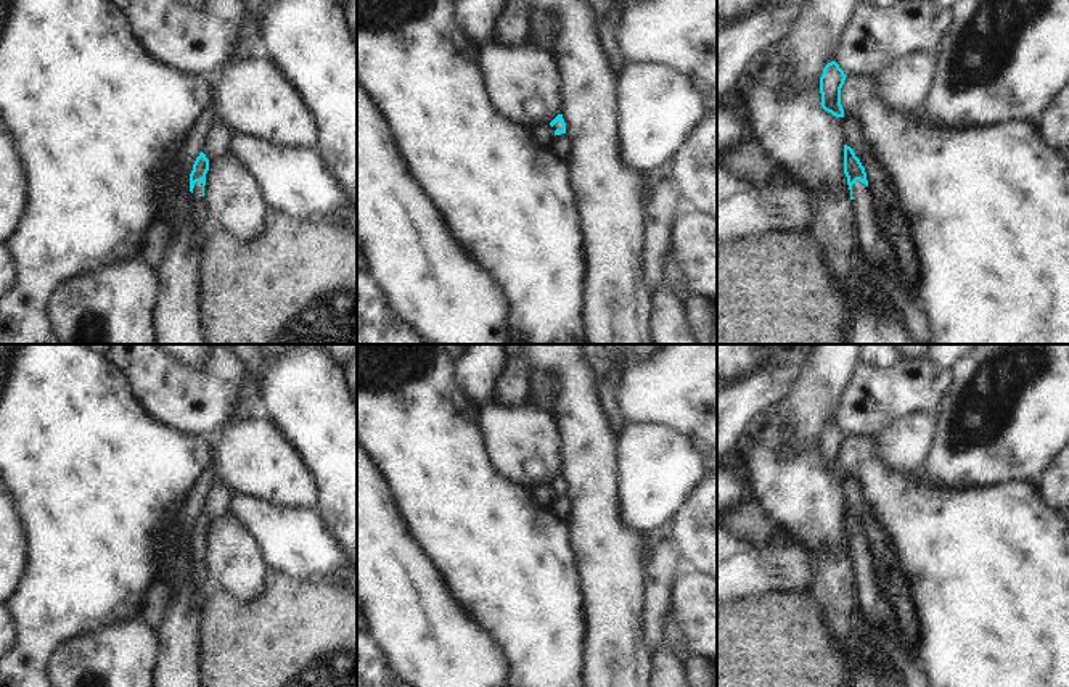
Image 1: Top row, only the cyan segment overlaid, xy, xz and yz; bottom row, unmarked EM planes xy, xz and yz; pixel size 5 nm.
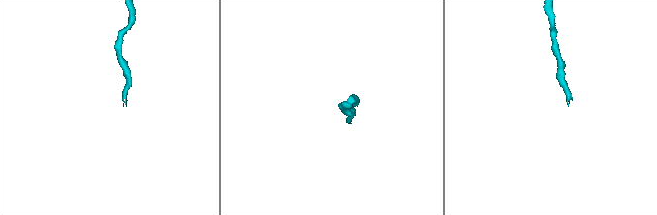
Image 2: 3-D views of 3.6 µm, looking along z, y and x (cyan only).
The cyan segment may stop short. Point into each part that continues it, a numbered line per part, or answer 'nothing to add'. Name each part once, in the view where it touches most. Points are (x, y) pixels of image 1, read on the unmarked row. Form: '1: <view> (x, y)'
1: xy (198, 560)

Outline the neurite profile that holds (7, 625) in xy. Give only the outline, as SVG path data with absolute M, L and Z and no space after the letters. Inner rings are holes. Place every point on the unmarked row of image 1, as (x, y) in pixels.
M0 605L0 658L3 658L16 640L16 624L5 605Z

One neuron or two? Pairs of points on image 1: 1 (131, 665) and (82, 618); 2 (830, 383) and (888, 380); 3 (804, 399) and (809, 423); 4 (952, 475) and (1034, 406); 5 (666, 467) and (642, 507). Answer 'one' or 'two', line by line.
1: two
2: two
3: one
4: one
5: one

